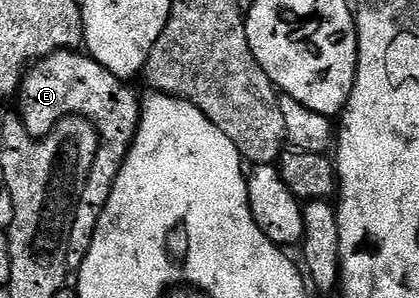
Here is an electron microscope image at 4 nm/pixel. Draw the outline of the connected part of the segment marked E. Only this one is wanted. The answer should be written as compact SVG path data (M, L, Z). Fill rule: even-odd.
M80 50L72 51L52 51L46 59L36 60L26 70L19 88L19 100L21 99L21 112L19 118L24 129L33 138L41 138L51 131L54 125L61 119L69 115L82 115L93 124L97 130L98 145L97 156L93 162L93 168L89 174L89 179L78 196L77 204L73 209L73 217L67 228L67 242L65 244L65 265L70 272L80 271L83 261L87 257L87 249L91 249L91 241L95 237L97 219L101 211L105 208L105 203L109 199L109 194L113 188L113 180L117 177L117 171L121 167L122 161L127 157L131 149L133 139L137 136L137 127L141 124L142 100L137 100L135 92L129 88L130 84L118 75L112 75L103 65L99 65L93 56L82 53Z

